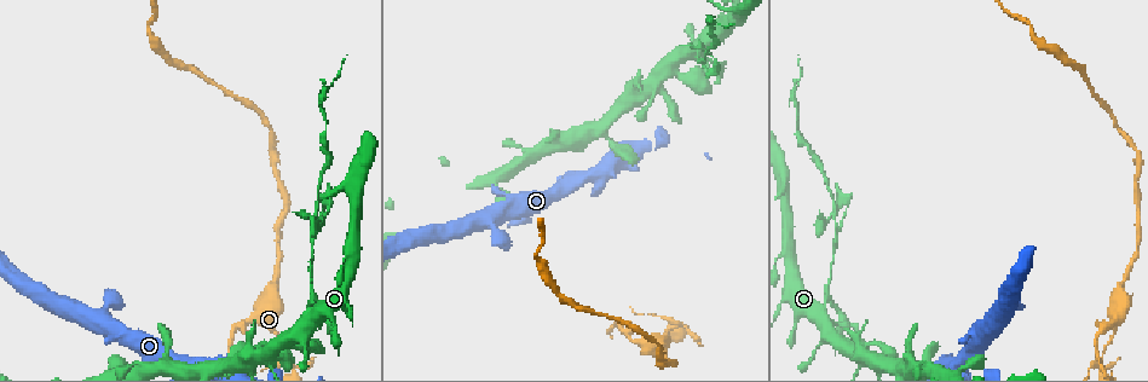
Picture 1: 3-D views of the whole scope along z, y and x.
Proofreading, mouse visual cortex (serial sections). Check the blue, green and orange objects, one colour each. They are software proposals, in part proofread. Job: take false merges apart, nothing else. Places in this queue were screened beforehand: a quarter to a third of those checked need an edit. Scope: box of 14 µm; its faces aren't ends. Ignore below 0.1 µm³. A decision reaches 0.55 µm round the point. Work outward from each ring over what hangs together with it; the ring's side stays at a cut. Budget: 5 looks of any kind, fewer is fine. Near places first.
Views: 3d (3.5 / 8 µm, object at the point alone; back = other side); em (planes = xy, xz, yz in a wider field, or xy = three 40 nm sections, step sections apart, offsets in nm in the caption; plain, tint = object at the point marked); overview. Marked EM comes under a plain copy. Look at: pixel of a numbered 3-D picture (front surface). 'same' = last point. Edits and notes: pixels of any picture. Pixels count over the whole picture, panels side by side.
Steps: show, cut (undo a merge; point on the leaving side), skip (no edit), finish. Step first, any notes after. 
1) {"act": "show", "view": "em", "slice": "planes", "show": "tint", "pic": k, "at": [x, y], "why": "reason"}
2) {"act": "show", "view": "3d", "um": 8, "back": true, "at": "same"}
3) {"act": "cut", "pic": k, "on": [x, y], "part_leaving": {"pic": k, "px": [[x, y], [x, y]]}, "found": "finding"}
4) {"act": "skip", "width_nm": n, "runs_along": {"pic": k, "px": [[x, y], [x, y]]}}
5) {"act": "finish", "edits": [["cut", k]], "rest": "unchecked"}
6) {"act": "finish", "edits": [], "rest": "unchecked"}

{"act": "show", "view": "3d", "um": 3.5, "pic": 1, "at": [677, 324], "why": "calibre changes"}

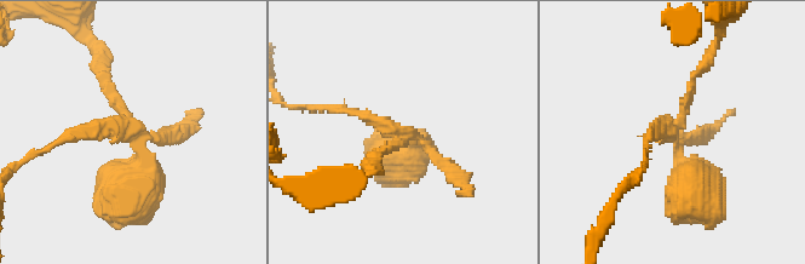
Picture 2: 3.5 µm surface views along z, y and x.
{"act": "show", "view": "em", "slice": "planes", "show": "tint", "pic": 2, "at": [397, 141]}

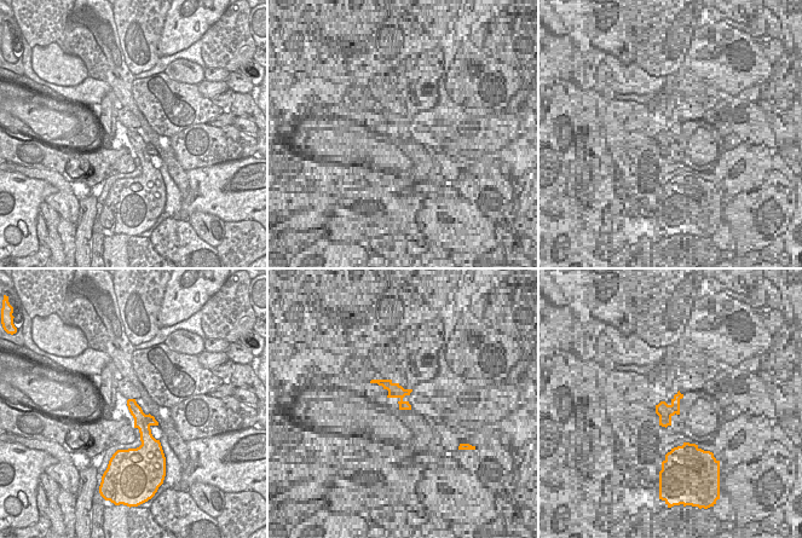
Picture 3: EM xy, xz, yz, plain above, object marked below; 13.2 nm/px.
{"act": "show", "view": "em", "slice": "xy", "step": 3, "show": "tint", "at": "same", "why": "cut it another way"}

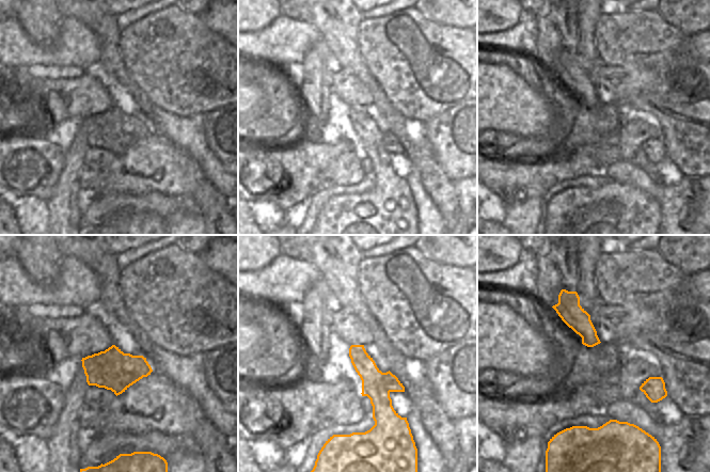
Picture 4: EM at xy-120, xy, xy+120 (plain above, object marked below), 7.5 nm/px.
{"act": "cut", "pic": 2, "on": [91, 127], "part_leaving": {"pic": 2, "px": [[126, 125], [56, 139], [29, 159]]}, "found": "two cells meet here"}

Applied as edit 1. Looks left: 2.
{"act": "show", "view": "overview"}

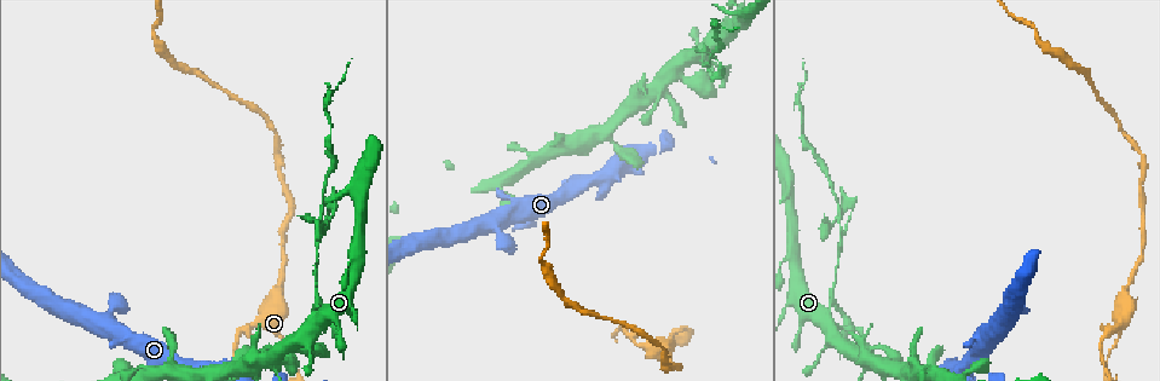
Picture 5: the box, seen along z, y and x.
{"act": "show", "view": "3d", "um": 3.5, "pic": 5, "at": [1143, 246], "why": "narrows sharply"}

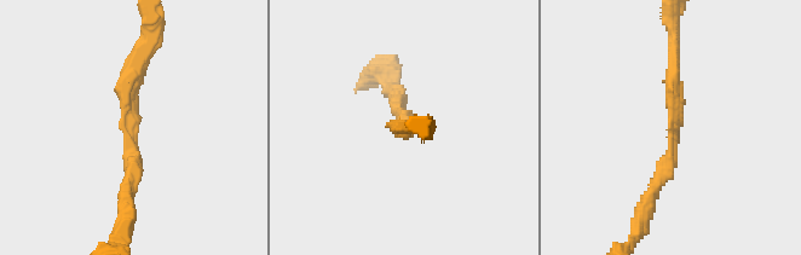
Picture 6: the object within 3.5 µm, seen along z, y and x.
{"act": "skip", "runs_along": {"pic": 6, "px": [[647, 207], [673, 151], [673, 51]]}, "found": "continuous, no second cell"}

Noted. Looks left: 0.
{"act": "finish", "edits": [["cut", 2]], "rest": "unchecked"}

